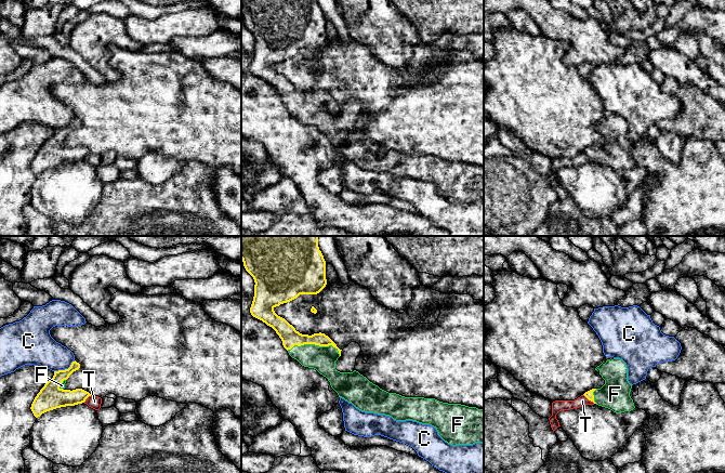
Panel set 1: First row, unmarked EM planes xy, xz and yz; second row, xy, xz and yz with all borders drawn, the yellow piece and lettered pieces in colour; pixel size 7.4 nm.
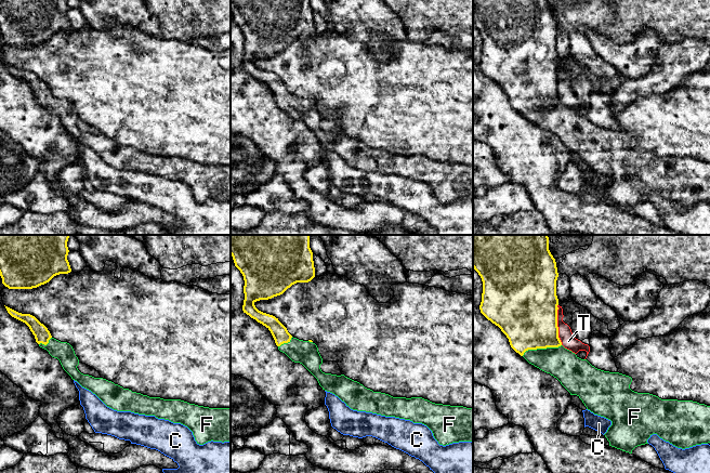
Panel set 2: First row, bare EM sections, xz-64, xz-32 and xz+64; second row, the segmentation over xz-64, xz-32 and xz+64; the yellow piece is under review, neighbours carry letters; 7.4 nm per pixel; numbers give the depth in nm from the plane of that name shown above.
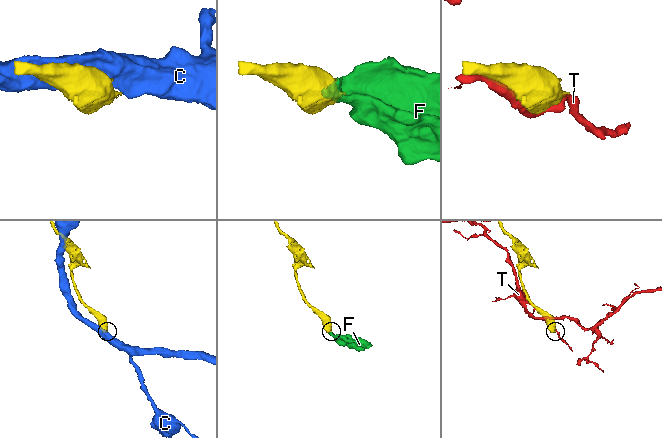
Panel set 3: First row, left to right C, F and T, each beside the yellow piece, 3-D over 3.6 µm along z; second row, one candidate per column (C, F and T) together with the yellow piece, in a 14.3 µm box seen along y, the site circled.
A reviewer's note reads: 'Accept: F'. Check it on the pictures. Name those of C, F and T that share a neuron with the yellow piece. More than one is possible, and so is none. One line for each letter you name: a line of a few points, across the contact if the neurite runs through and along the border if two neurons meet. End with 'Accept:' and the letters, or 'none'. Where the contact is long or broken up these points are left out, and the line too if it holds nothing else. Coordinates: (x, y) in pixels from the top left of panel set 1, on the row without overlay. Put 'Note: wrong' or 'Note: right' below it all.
Accept: F
Note: right

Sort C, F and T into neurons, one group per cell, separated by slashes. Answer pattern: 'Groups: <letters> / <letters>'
Groups: C / F / T

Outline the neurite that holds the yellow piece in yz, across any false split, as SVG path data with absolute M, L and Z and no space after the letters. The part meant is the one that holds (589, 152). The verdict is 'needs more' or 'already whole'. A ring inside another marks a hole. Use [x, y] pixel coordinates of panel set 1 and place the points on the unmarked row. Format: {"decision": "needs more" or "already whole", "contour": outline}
{"decision": "needs more", "contour": "M620 116L607 117L595 126L605 137L601 146L592 146L583 153L594 161L608 166L616 171L635 166L630 154L632 142L628 139L628 126Z"}

